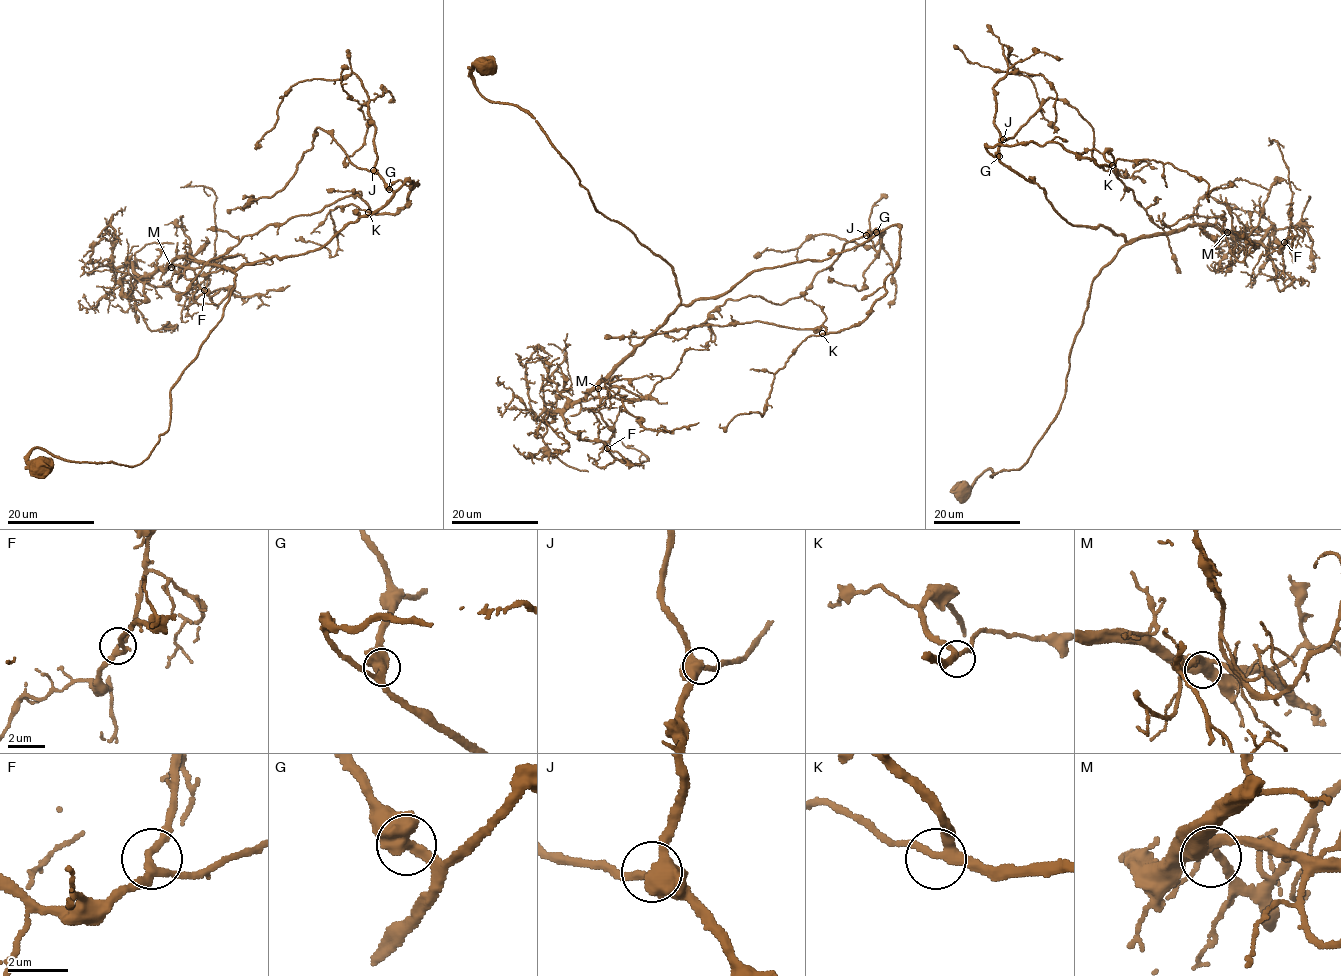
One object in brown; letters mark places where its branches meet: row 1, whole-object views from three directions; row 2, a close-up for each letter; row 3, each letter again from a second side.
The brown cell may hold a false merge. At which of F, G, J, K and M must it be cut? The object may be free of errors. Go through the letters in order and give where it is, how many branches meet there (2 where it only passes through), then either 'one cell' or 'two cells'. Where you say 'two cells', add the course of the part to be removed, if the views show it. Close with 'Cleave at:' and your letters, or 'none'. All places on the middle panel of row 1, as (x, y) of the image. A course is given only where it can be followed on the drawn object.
F: place (607, 448); branches 3; one cell
G: place (876, 232); branches 3; one cell
J: place (866, 235); branches 3; one cell
K: place (822, 333); branches 3; one cell
M: place (598, 388); branches 3; one cell
Cleave at: none

